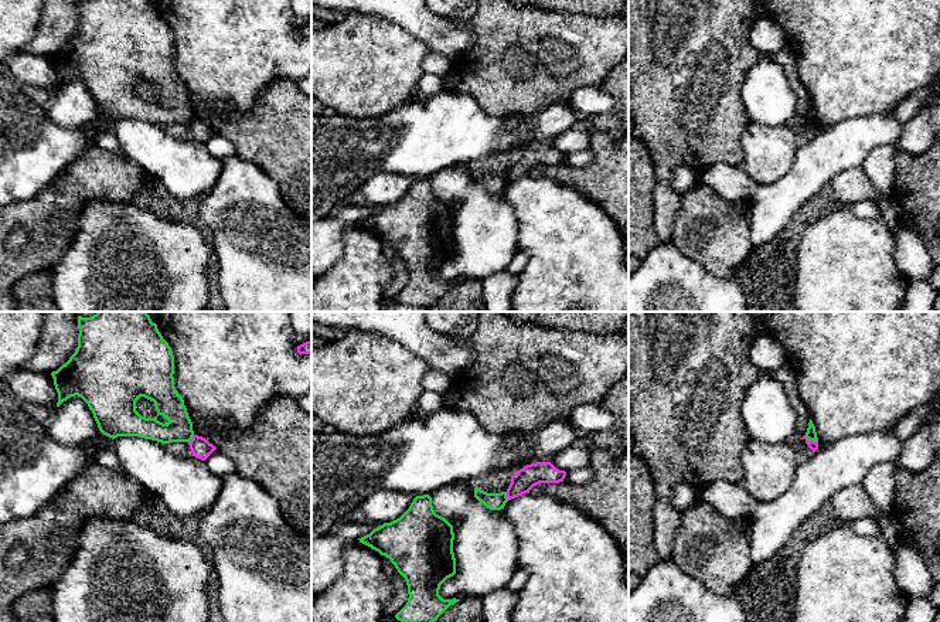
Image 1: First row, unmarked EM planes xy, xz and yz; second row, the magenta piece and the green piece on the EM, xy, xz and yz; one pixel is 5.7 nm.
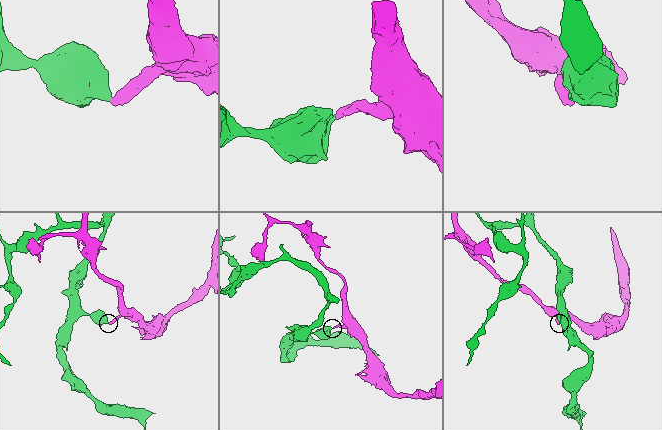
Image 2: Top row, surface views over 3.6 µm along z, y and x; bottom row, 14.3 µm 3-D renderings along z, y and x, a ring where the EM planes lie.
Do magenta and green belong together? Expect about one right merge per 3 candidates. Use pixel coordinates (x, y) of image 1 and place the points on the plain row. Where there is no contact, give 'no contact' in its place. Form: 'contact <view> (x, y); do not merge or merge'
contact xz (507, 179); do not merge

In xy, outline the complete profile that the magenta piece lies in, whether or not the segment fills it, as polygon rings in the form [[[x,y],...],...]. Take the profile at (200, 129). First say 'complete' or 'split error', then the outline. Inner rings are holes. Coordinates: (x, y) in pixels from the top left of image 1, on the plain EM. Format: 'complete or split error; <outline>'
complete; [[[194,118],[188,125],[193,139],[205,143],[217,130],[205,120]]]

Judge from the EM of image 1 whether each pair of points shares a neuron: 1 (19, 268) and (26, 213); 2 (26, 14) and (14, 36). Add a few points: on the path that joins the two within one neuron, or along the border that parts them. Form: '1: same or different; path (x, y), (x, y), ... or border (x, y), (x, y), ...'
1: same; path (33, 254), (37, 250), (37, 227)
2: same; path (20, 20), (14, 30)

